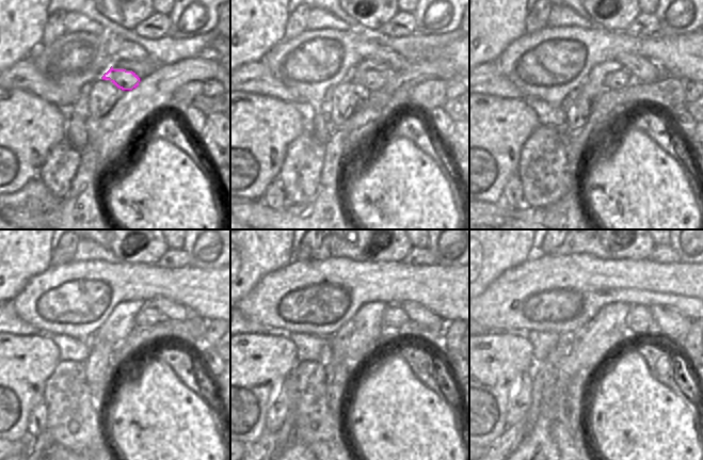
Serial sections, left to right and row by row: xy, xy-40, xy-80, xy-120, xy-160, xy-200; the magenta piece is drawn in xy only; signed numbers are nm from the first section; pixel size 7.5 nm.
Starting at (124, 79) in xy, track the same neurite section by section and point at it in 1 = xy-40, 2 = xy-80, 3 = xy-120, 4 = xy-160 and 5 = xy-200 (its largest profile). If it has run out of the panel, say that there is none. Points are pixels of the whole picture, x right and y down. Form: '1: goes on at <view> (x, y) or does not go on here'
1: goes on at xy-40 (364, 79)
2: goes on at xy-80 (622, 78)
3: goes on at xy-120 (147, 316)
4: goes on at xy-160 (395, 316)
5: goes on at xy-200 (639, 318)

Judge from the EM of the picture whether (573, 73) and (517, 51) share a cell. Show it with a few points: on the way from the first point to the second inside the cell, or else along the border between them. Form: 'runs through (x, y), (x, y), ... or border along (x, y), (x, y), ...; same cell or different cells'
runs through (558, 64), (529, 62); same cell

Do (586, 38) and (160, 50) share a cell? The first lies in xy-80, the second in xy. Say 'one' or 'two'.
two

